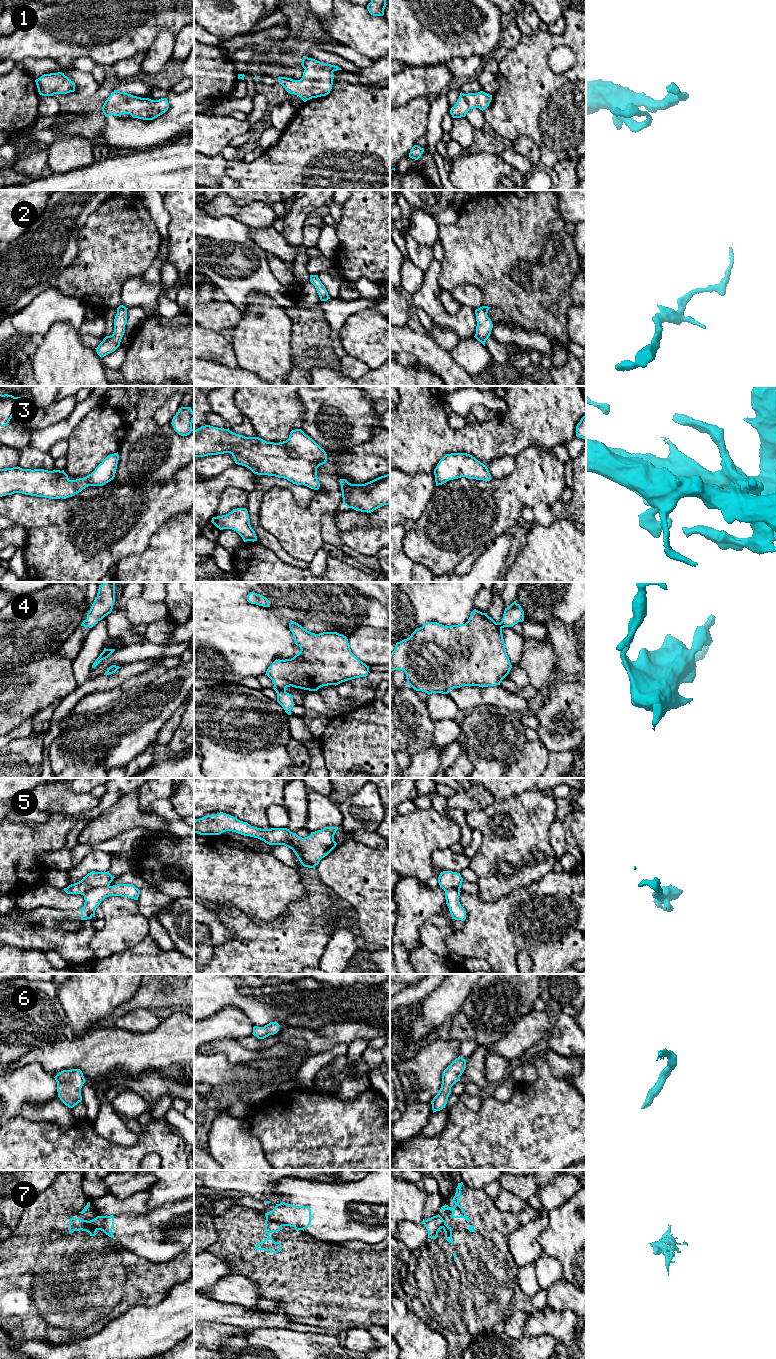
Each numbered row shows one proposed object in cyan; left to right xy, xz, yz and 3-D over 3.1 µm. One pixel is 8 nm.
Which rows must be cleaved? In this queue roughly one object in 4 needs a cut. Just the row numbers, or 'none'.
5, 7

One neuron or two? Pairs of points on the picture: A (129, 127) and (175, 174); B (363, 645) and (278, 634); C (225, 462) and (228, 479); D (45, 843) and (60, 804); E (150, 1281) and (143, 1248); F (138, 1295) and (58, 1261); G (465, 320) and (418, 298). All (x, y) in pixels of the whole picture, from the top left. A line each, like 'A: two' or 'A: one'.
A: two
B: two
C: two
D: two
E: two
F: one
G: one

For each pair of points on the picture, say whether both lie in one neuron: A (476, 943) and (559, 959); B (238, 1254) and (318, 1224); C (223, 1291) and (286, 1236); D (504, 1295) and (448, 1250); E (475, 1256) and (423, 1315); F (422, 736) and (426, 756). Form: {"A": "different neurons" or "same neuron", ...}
{"A": "same neuron", "B": "different neurons", "C": "different neurons", "D": "same neuron", "E": "same neuron", "F": "different neurons"}

